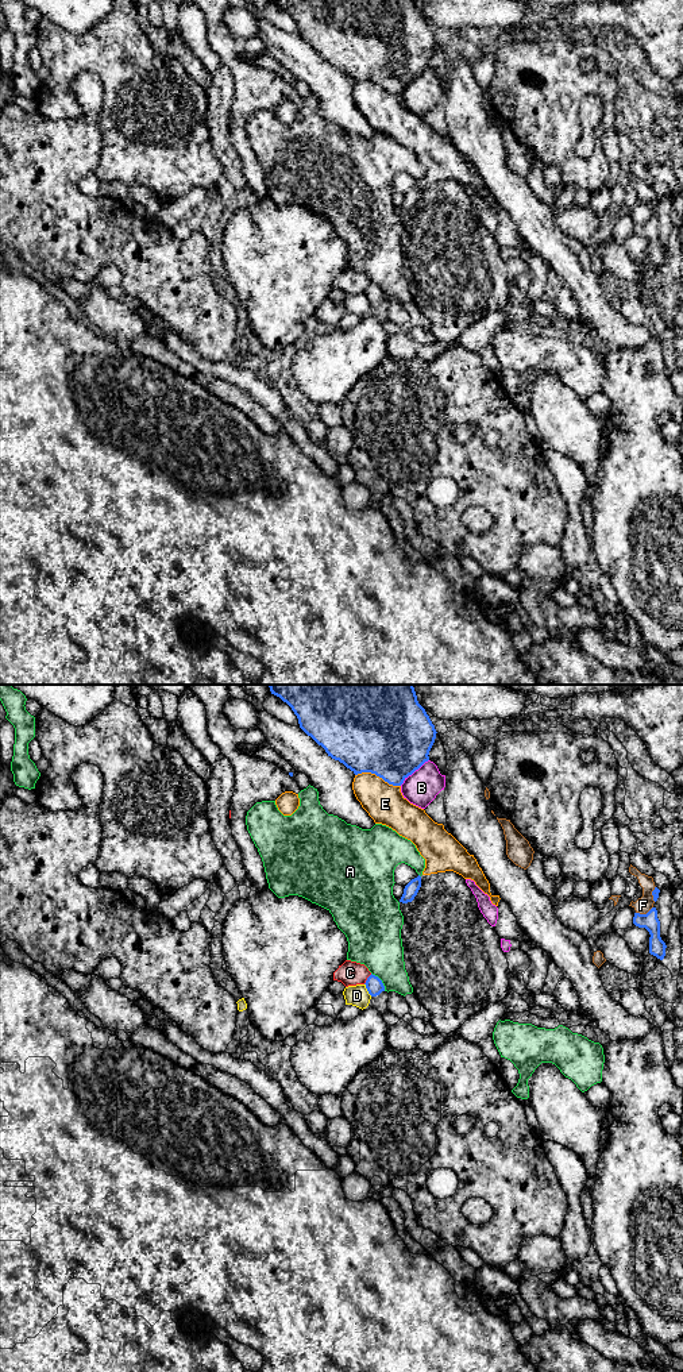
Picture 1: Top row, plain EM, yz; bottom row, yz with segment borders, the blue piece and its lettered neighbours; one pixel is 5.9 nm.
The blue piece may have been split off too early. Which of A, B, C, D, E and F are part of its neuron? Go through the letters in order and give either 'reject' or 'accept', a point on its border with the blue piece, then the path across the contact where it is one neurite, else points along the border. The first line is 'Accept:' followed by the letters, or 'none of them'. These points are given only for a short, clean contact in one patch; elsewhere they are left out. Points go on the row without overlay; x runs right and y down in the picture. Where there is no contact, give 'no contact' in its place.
Accept: none of them
A: reject | yz (381, 289) | along yz (371, 281), (381, 289), (385, 299)
B: reject | yz (413, 80)
C: reject | yz (367, 288)
D: reject | yz (367, 299) | along yz (365, 292), (371, 304)
E: reject | yz (378, 84)
F: reject | yz (644, 223)

